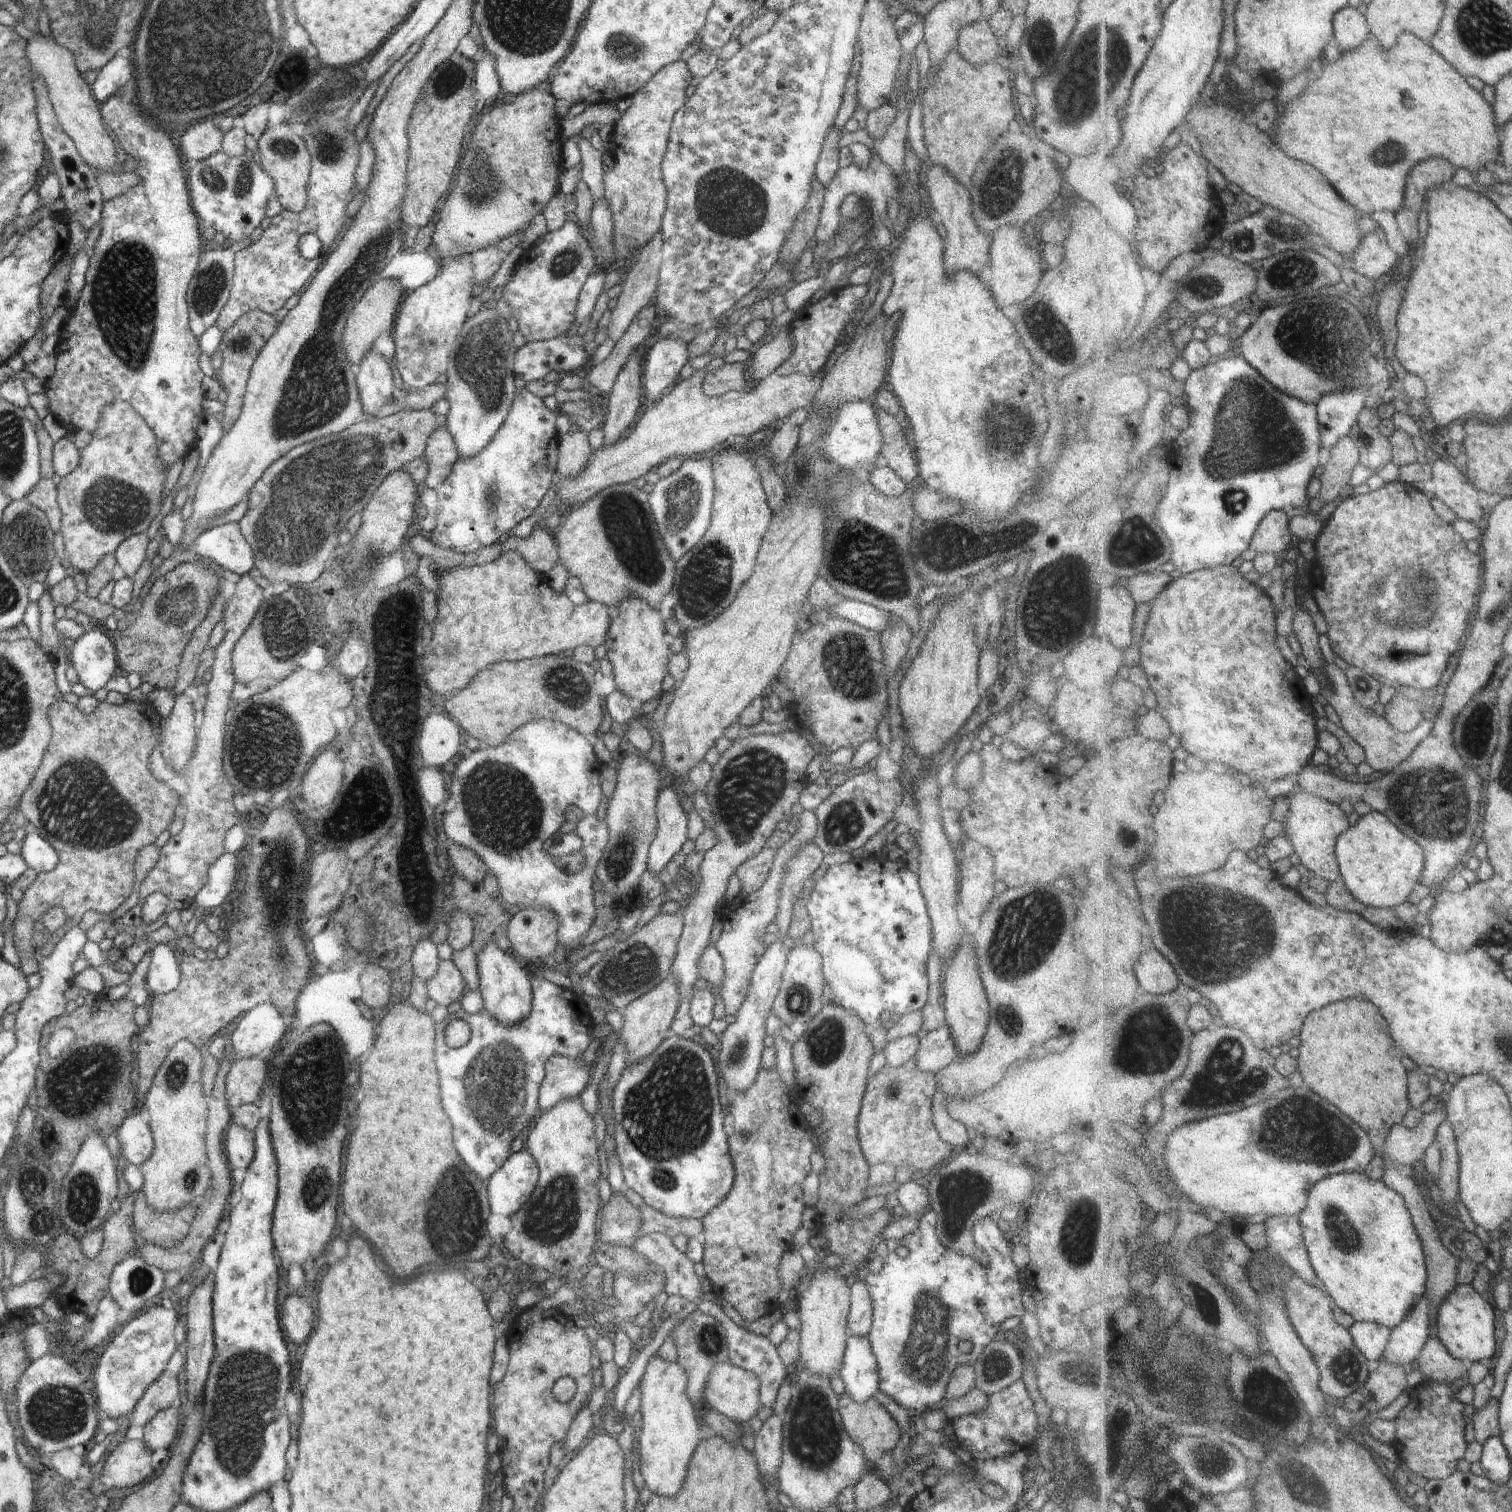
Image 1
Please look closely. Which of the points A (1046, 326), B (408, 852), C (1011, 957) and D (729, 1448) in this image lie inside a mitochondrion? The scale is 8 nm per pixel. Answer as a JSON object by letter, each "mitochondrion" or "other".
{"A":"mitochondrion","B":"other","C":"mitochondrion","D":"other"}

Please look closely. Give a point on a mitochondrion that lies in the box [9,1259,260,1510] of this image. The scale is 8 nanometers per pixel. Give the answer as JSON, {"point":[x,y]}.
{"point":[55,1412]}

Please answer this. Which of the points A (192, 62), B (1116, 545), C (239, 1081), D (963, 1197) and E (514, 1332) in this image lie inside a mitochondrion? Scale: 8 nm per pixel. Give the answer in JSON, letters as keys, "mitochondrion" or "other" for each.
{"A":"mitochondrion","B":"mitochondrion","C":"other","D":"mitochondrion","E":"other"}

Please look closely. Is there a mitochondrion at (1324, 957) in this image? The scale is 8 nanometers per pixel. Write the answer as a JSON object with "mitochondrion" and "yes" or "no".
{"mitochondrion":"no"}

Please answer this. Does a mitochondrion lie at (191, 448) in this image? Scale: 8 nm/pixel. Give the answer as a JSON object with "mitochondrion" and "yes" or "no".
{"mitochondrion":"no"}

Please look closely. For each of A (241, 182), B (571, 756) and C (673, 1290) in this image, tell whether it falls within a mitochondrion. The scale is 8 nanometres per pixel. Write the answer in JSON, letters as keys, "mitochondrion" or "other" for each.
{"A":"mitochondrion","B":"other","C":"other"}

